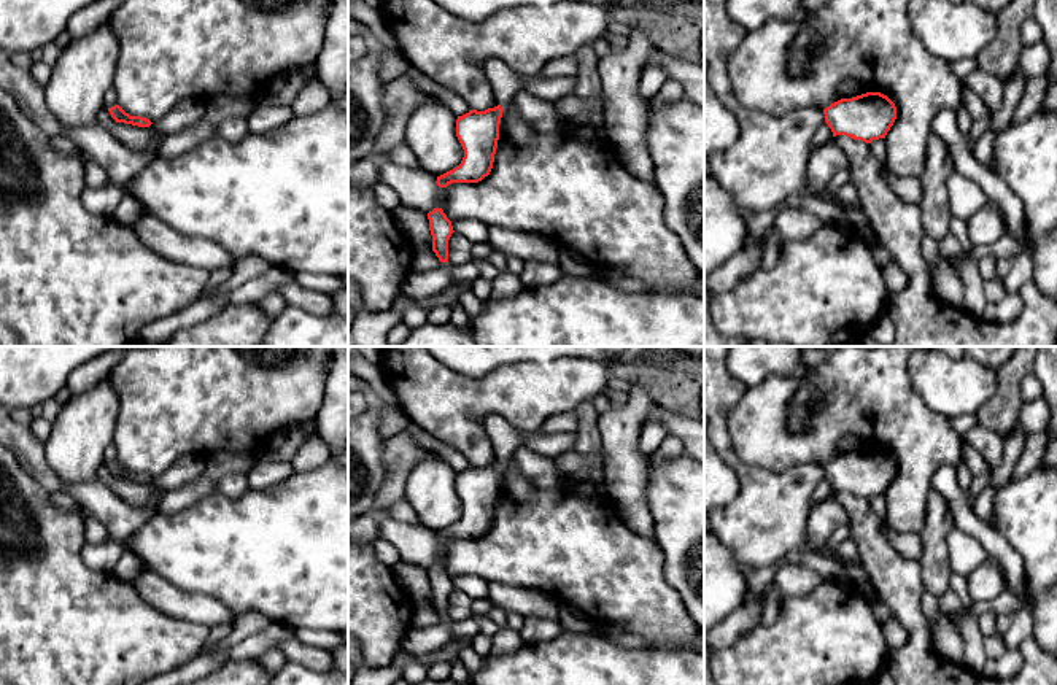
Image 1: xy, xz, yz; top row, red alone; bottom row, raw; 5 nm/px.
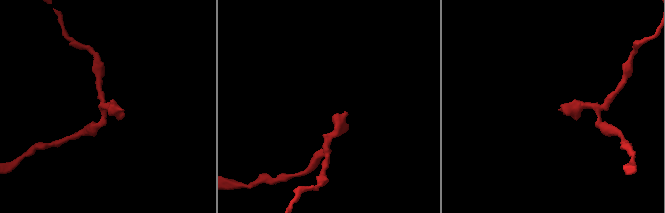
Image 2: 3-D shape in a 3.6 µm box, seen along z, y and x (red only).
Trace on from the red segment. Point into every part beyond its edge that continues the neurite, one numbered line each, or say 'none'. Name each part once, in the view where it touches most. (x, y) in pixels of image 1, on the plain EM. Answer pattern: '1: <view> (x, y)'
1: xz (504, 439)

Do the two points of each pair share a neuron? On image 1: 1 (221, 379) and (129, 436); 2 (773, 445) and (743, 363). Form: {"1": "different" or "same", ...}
{"1": "same", "2": "different"}

